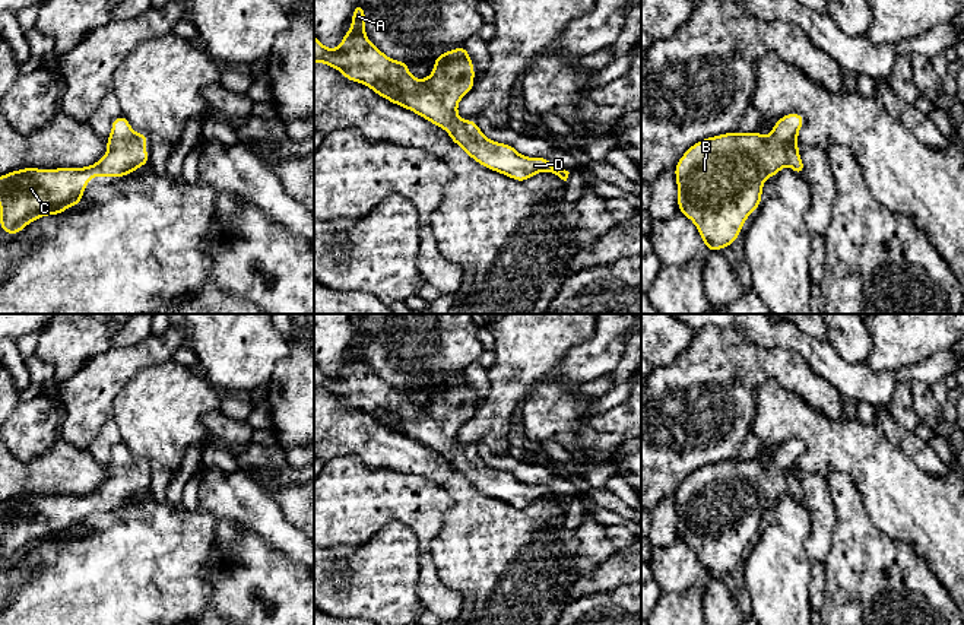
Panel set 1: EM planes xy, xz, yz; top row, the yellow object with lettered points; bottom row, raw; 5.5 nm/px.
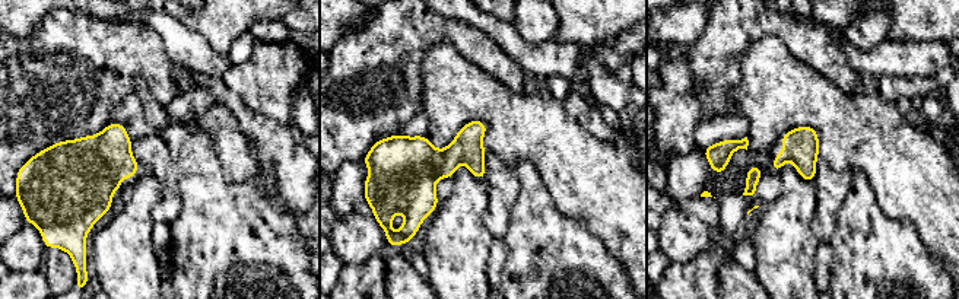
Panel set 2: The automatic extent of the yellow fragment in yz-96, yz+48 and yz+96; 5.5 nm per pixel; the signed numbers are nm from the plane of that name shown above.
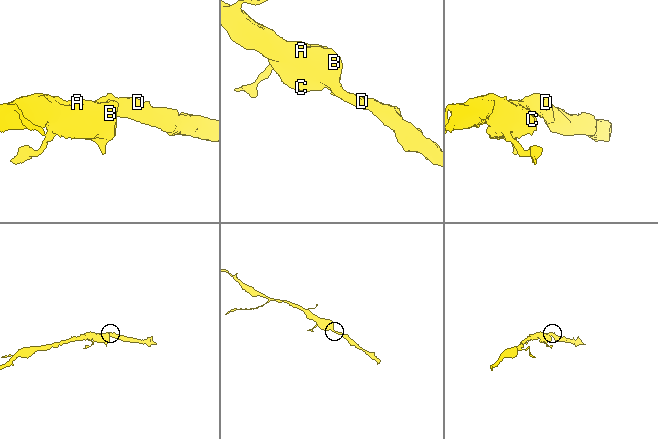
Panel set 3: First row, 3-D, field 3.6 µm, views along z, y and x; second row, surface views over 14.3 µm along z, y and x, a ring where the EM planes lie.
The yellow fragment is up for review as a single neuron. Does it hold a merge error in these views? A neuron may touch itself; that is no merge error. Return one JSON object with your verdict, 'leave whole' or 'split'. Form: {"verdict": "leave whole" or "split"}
{"verdict": "leave whole"}

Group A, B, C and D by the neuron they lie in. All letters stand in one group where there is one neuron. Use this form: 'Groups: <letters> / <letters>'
Groups: A B C D

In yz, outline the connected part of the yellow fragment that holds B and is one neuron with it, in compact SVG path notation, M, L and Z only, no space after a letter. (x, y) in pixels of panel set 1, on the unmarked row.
M799 440L783 442L768 464L754 460L723 460L692 472L675 492L679 540L697 553L705 577L720 578L732 574L743 549L761 533L762 511L767 504L777 504L787 491L793 499L803 502L805 492L797 478L797 459L805 451Z

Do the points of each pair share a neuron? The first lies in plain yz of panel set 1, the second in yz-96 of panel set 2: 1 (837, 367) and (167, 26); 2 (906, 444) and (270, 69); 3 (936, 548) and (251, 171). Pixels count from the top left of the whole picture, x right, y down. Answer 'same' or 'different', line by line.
1: same
2: different
3: same

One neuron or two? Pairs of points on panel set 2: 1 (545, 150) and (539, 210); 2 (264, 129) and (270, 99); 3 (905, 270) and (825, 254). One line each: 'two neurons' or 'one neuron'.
1: two neurons
2: two neurons
3: two neurons

